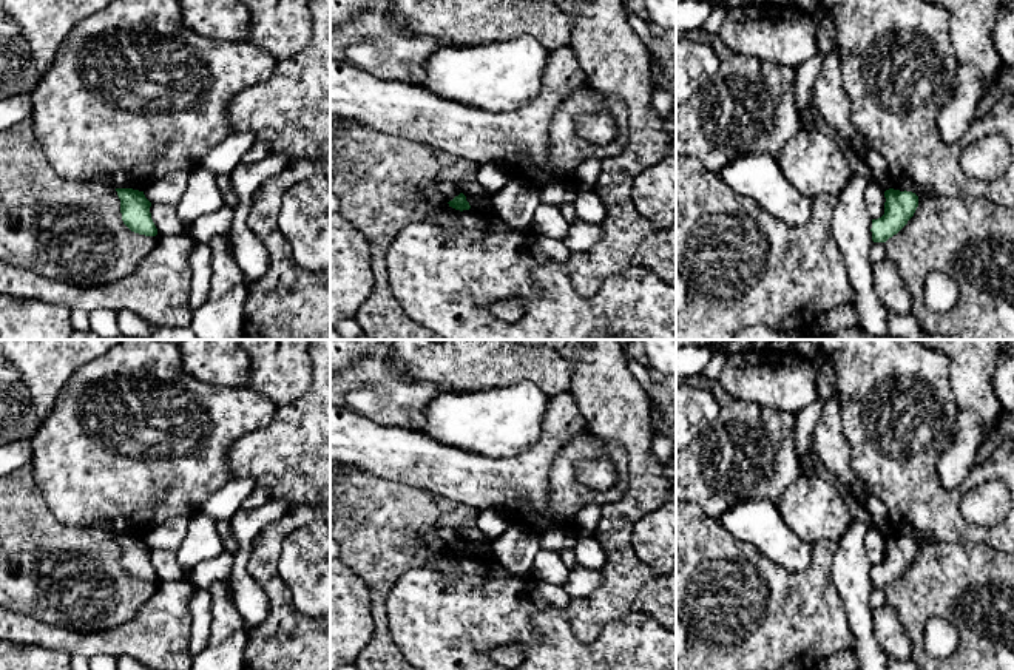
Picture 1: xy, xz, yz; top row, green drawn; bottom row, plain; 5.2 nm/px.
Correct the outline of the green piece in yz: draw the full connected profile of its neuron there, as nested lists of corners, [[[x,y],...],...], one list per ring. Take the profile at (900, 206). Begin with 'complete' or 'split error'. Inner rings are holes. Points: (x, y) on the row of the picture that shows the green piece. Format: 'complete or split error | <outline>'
complete | [[[889,188],[884,191],[884,215],[872,219],[872,241],[886,242],[897,235],[914,216],[918,207],[918,196],[912,191]]]

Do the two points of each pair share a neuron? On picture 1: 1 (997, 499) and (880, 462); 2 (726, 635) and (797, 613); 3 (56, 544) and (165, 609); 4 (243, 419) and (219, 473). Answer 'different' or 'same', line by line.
1: different
2: same
3: different
4: same

